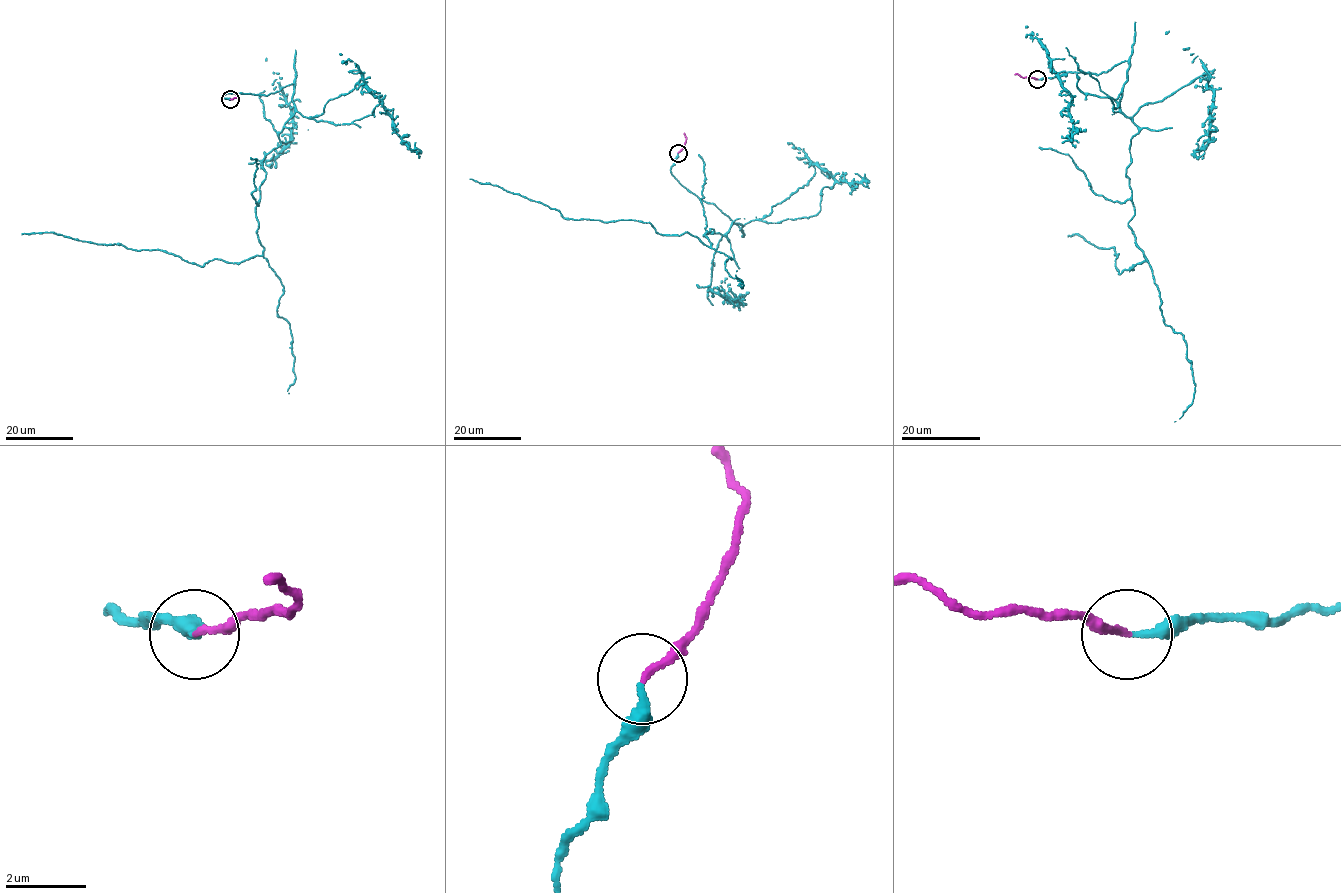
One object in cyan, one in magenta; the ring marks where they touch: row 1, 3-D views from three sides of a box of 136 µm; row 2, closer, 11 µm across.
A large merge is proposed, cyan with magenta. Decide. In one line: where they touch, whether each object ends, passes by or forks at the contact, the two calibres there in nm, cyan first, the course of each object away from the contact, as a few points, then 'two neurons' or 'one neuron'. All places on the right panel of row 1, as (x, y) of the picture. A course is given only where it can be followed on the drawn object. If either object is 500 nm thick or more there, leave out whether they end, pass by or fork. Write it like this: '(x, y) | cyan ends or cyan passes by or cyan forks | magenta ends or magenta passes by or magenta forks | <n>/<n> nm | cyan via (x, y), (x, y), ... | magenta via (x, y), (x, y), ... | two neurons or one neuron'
(1037, 79) | cyan ends | magenta ends | 260/170 nm | cyan via (1038, 79), (1128, 62), (1120, 110), (1139, 132), (1128, 226), (1147, 261), (1120, 274), (1114, 248), (1068, 237) | magenta via (1037, 79), (1015, 74) | one neuron

